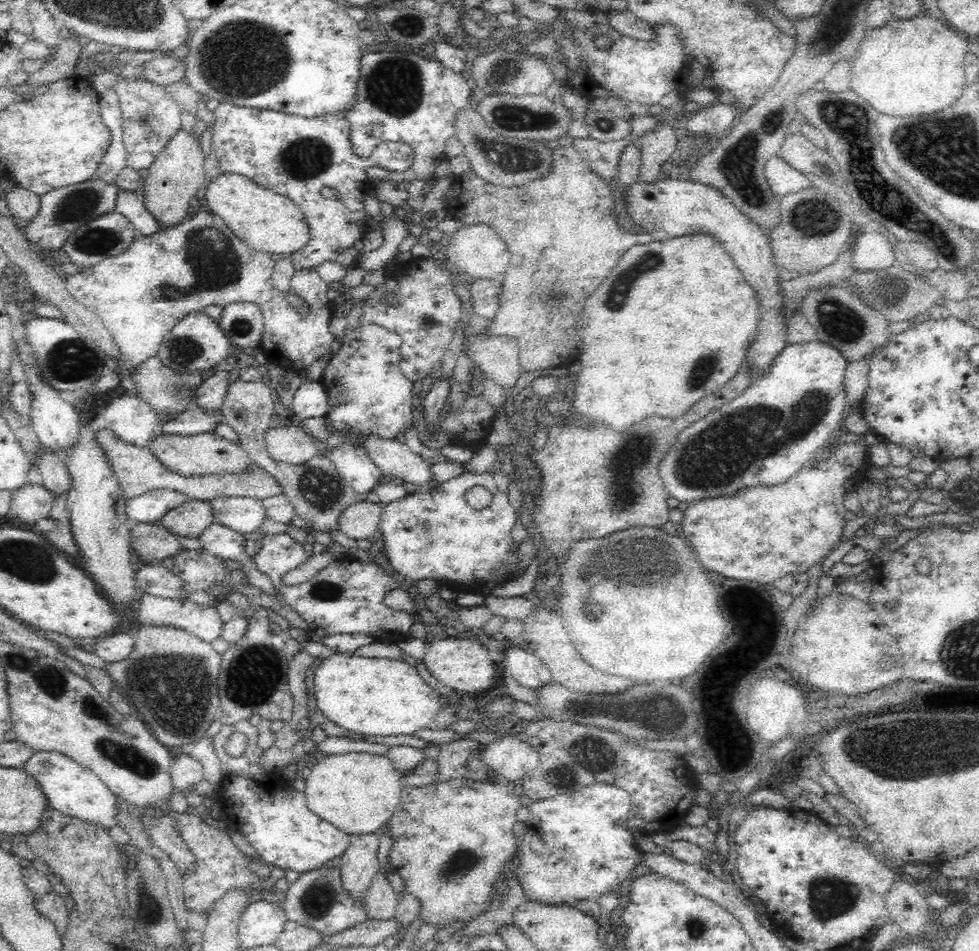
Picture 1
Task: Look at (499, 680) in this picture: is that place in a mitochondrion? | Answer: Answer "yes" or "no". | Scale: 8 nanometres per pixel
no

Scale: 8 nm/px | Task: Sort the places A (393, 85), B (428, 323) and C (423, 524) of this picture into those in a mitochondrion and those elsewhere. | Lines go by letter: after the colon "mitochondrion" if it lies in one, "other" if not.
A: mitochondrion
B: mitochondrion
C: mitochondrion

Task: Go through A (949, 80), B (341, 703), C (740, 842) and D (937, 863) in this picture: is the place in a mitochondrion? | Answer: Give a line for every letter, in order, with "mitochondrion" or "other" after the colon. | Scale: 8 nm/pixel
A: other
B: other
C: other
D: other

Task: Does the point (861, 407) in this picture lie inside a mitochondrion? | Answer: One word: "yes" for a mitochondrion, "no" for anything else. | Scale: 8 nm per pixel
no

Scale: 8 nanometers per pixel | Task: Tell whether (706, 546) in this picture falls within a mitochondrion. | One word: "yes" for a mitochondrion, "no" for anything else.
no

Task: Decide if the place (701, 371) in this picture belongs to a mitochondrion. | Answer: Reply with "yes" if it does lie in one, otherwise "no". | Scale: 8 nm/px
yes

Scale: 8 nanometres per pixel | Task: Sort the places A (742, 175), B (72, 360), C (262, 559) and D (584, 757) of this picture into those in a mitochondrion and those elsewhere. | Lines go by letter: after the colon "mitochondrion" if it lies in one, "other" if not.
A: mitochondrion
B: mitochondrion
C: other
D: mitochondrion

